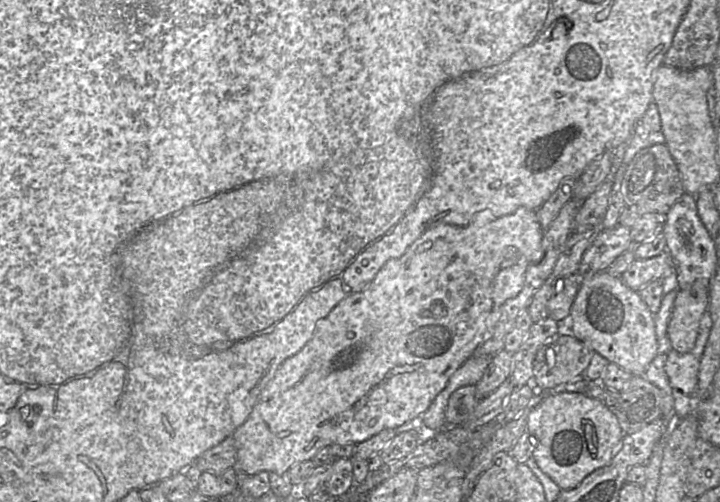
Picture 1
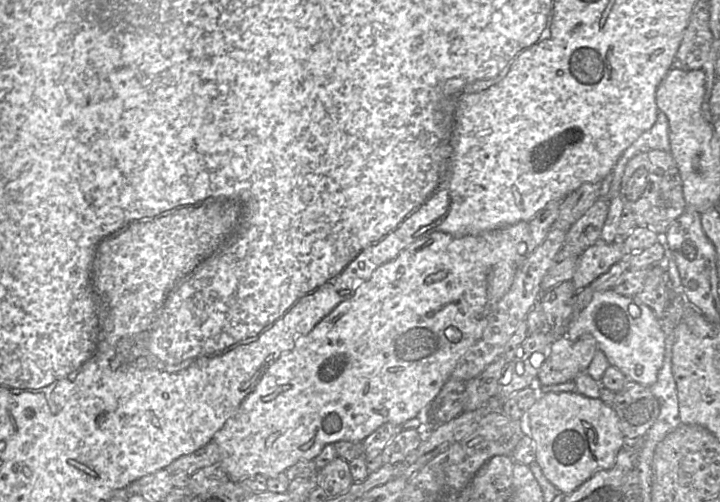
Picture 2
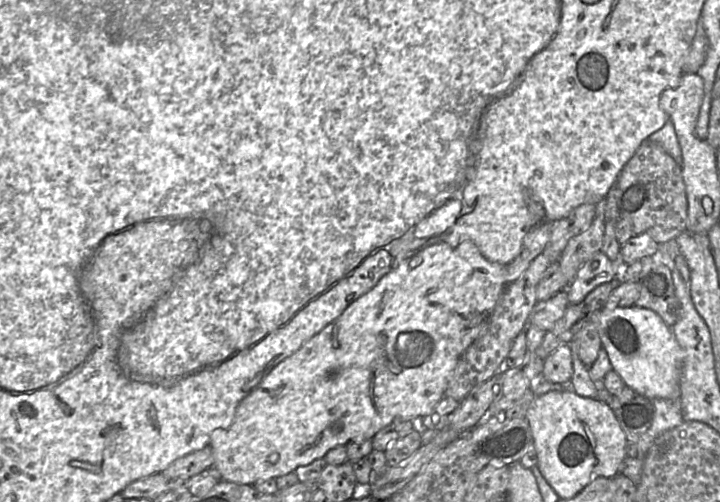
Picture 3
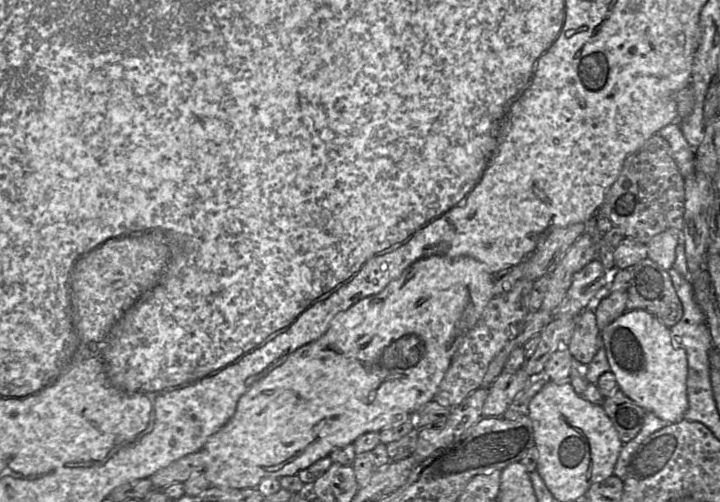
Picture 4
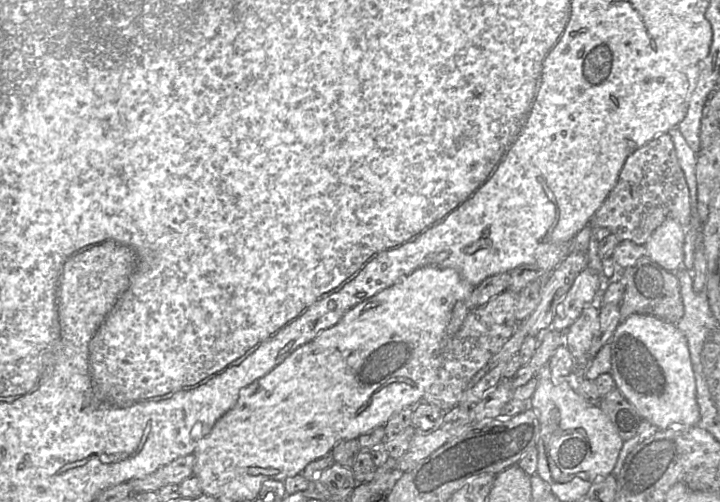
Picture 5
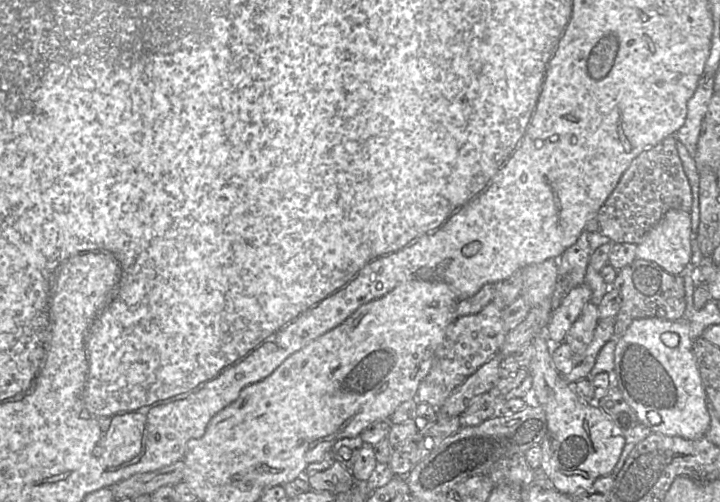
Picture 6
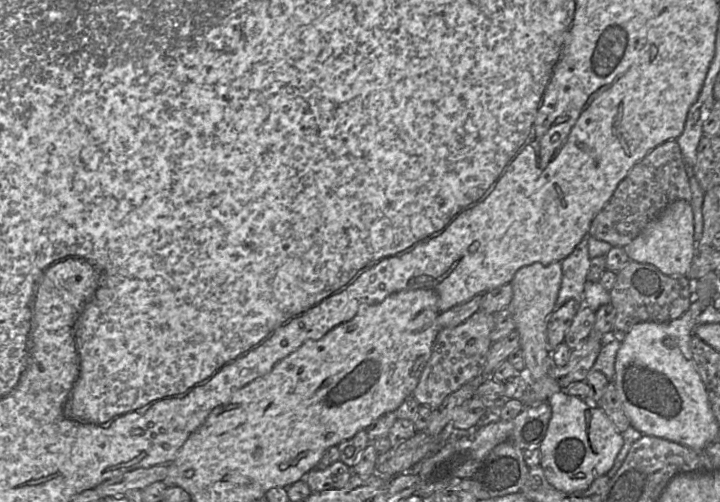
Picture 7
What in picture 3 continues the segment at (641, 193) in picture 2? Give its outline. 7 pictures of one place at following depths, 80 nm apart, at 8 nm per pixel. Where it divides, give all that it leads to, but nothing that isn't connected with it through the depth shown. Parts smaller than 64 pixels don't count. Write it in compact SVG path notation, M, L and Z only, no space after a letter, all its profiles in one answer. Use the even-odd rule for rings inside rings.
M645 139L622 169L614 187L619 218L631 222L634 235L647 233L655 242L663 244L676 240L686 230L688 203L682 168L658 143Z

